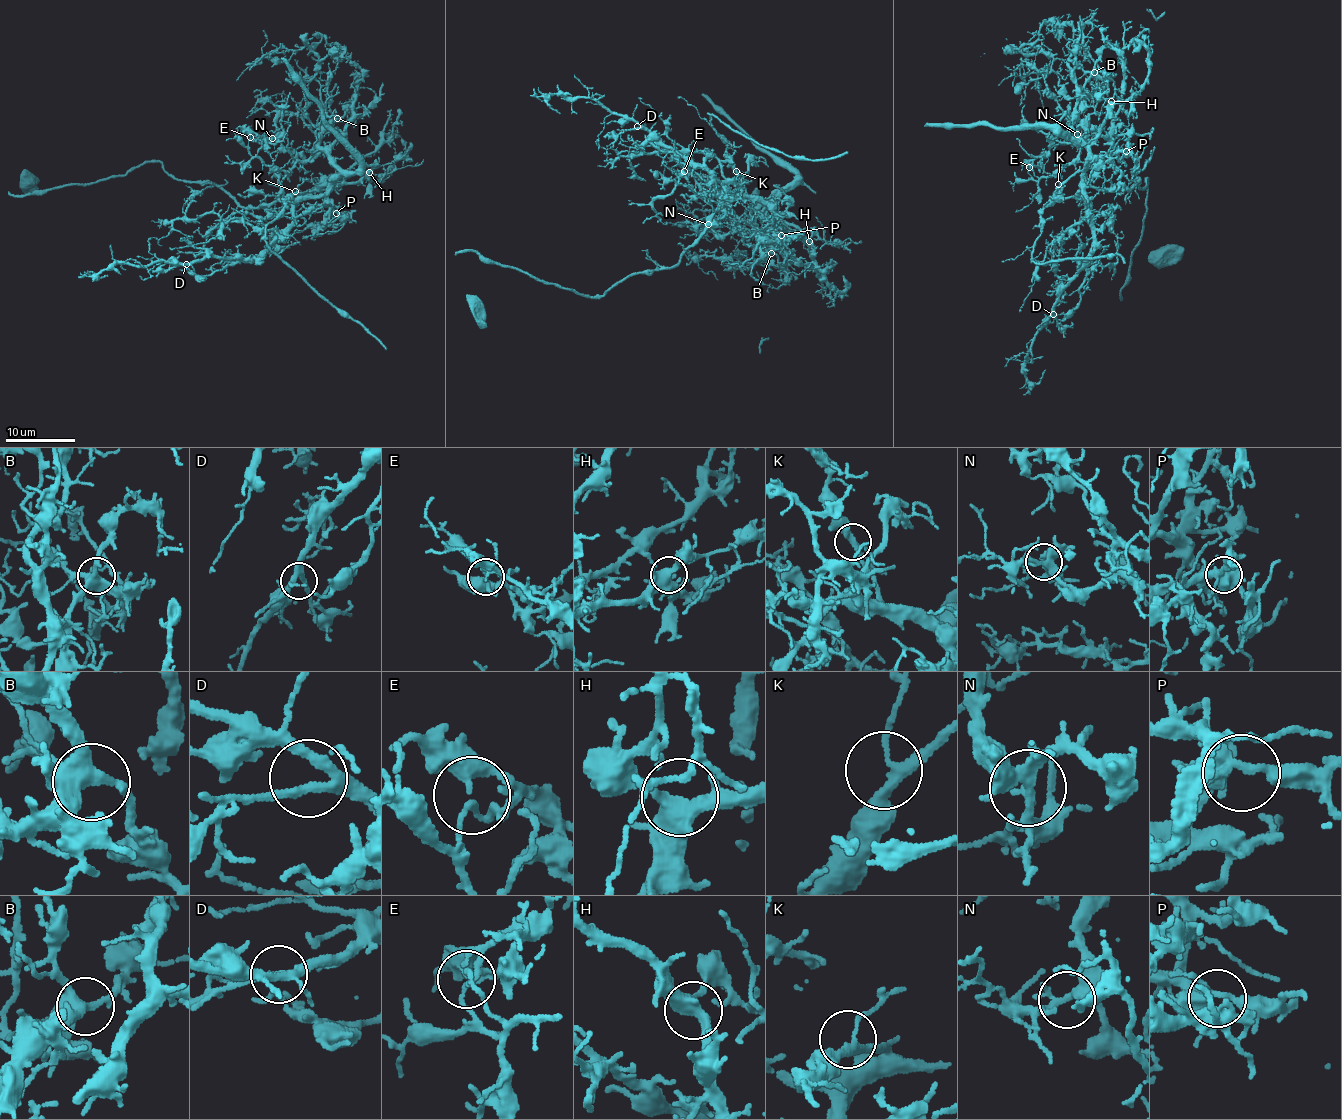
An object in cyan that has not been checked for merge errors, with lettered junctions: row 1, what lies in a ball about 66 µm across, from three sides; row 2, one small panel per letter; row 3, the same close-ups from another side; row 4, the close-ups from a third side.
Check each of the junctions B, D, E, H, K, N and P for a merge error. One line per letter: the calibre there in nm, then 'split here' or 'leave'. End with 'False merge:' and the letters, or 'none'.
B: 400 nm thick; leave
D: 240 nm thick; leave
E: 280 nm thick; leave
H: 420 nm thick; leave
K: 240 nm thick; leave
N: 280 nm thick; leave
P: 280 nm thick; leave
False merge: none

